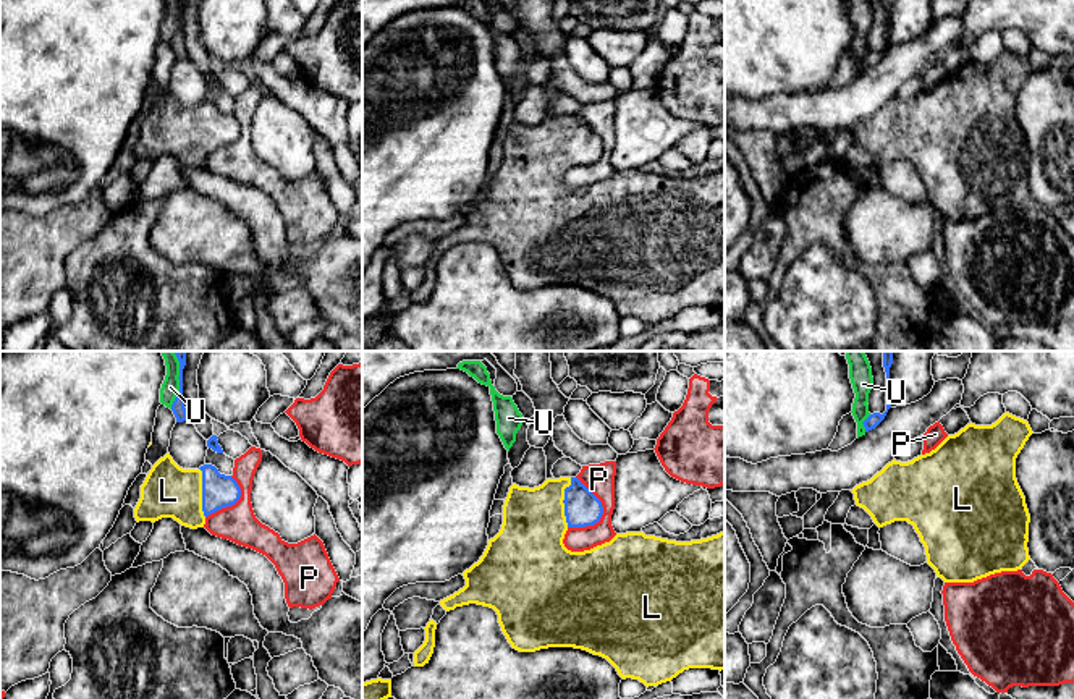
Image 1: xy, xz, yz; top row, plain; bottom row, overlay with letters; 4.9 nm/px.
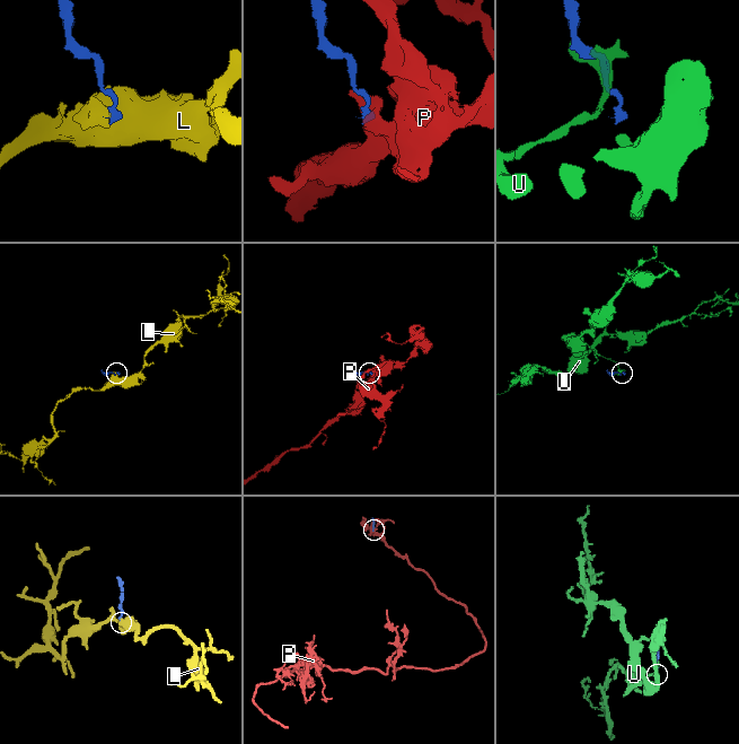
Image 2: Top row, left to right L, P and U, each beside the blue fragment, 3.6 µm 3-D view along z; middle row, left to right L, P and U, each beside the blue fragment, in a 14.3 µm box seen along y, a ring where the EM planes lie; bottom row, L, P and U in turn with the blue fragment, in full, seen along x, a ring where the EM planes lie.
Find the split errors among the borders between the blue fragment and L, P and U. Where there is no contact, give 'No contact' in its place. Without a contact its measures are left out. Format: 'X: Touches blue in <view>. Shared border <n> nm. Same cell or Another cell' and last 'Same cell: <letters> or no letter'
L: Touches blue in xz. Shared border 240 nm. Same cell
P: Touches blue in xz. Shared border 260 nm. Another cell
U: Touches blue in xy. Shared border 240 nm. Another cell
Same cell: L

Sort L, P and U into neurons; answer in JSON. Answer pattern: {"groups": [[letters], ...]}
{"groups": [["L"], ["P"], ["U"]]}

